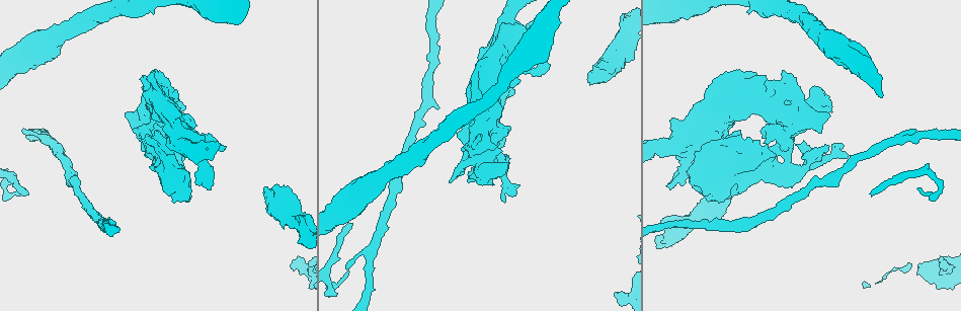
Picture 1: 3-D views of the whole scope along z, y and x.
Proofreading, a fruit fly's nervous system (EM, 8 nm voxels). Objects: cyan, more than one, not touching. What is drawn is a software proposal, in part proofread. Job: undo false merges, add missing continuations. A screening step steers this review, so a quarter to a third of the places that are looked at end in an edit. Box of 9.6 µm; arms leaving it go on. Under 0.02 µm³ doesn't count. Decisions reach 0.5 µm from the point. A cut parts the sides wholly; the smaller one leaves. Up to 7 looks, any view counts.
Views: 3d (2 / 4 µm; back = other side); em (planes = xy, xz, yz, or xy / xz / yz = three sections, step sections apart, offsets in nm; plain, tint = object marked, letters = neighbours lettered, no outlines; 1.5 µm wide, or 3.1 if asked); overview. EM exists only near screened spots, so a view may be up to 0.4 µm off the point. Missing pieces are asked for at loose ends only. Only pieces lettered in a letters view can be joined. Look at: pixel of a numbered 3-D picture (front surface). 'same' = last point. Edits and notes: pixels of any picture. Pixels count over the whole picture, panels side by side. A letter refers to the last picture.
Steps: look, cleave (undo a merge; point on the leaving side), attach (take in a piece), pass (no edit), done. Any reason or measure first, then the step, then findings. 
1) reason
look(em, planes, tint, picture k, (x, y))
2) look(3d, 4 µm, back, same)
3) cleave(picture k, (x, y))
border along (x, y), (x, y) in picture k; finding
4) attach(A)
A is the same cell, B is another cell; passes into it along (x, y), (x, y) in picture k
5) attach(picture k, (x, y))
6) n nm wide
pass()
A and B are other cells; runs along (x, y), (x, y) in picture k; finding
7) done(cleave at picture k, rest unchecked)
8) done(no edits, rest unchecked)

tapers out
look(3d, 4 µm, back, picture 1, (468, 180))

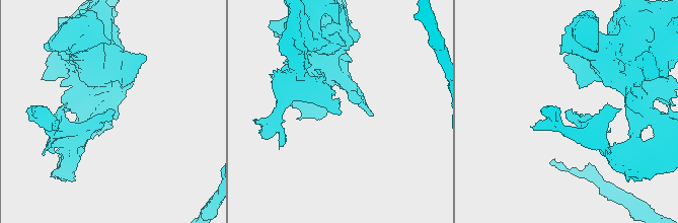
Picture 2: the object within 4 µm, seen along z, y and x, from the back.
look(em, xz, step 8, plain, picture 2, (569, 110))

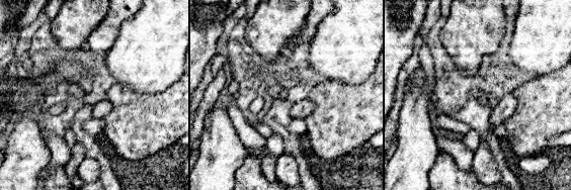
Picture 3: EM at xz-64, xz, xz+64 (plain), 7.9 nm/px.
look(em, xz, step 8, letters, same)

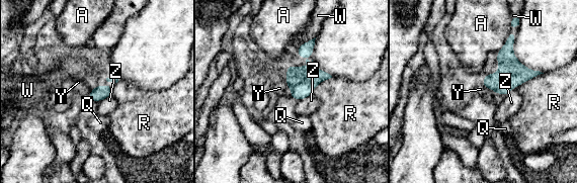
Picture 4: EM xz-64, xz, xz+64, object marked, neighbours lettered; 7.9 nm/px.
pass()
A, Q, R, W, Y and Z are other cells; border along (544, 73), (538, 74), (515, 87) in picture 4; none of them fits

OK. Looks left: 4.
branch stops here
look(3d, 2 µm, picture 1, (872, 195))

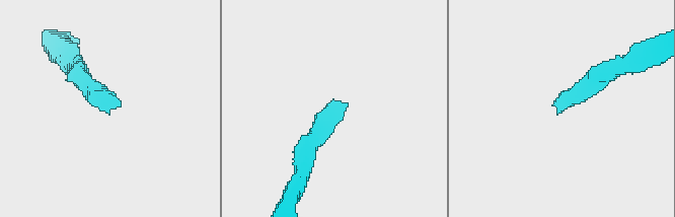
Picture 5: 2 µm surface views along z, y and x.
now the EM
look(em, xy, step 4, letters, picture 5, (109, 114))

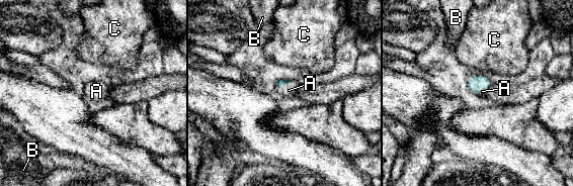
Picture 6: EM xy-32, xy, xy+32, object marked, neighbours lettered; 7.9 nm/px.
look(em, planes, letters, same)

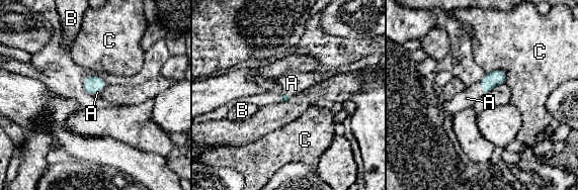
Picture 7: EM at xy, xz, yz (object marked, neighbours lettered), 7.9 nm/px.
attach(A)
A is the same cell, B and C are other cells; the neuron continues

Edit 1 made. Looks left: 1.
branch stops here
look(em, yz, step 8, letters, picture 1, (941, 256))

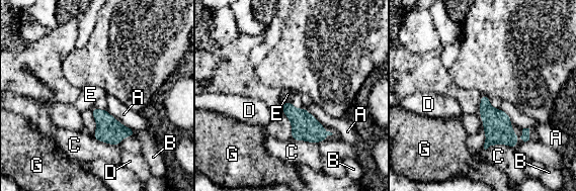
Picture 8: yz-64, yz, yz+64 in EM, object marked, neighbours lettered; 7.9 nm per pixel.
pass()
A, B, C, D, E and G are other cells; border along (92, 137), (112, 145), (119, 145) in picture 8; none of them fits

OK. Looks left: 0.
done(attach at picture 7, rest unchecked)

